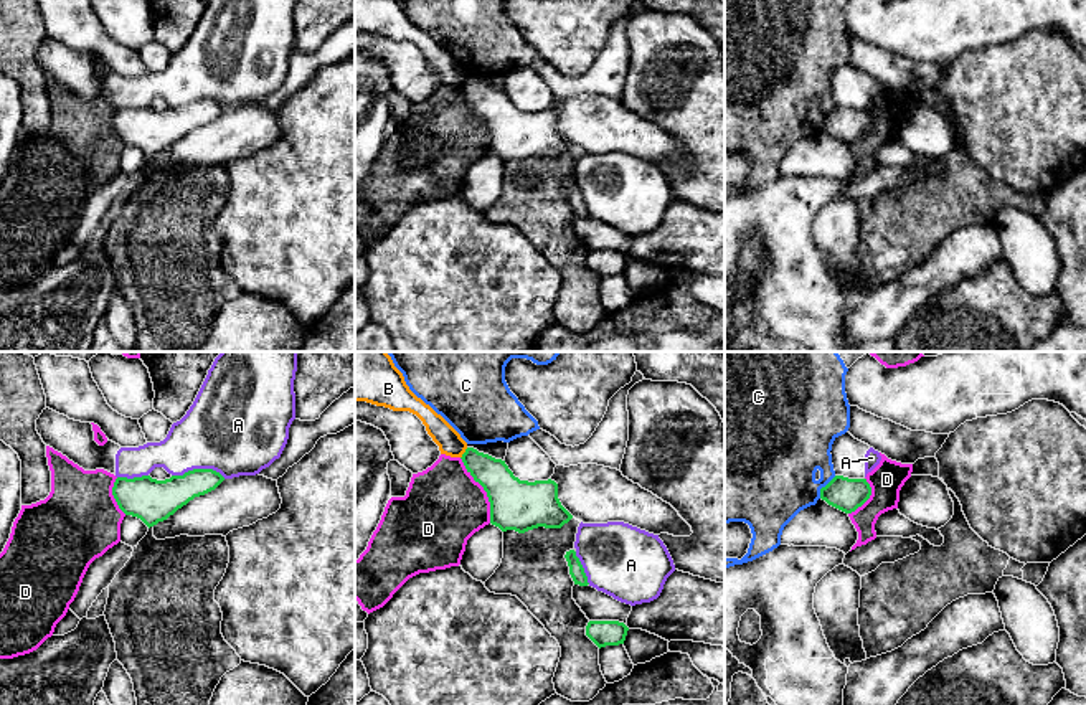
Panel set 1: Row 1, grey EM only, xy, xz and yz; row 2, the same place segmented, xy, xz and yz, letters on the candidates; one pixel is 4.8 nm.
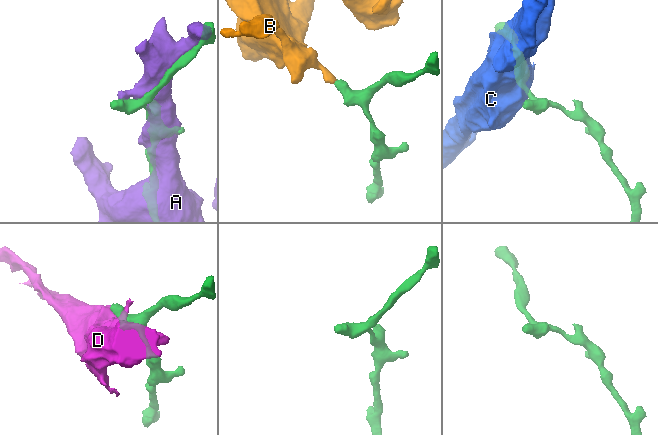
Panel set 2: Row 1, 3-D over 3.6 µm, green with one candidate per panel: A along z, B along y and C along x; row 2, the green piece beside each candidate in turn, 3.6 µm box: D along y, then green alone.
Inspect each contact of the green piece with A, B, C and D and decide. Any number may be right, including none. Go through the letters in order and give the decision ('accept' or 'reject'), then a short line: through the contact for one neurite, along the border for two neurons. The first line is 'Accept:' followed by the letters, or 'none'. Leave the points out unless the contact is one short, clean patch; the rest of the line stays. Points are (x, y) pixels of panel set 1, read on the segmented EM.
Accept: none
A: reject
B: reject | xz (467, 448), (461, 458)
C: reject | yz (835, 476), (821, 489), (819, 497)
D: reject | xz (459, 458), (466, 471), (486, 492), (491, 522)

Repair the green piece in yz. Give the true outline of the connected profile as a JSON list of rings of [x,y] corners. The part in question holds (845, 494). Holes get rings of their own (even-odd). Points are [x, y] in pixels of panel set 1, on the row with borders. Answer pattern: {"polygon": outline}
{"polygon": [[[835,476],[820,489],[820,499],[845,513],[855,512],[870,495],[871,487],[866,479],[848,479],[843,476]]]}

